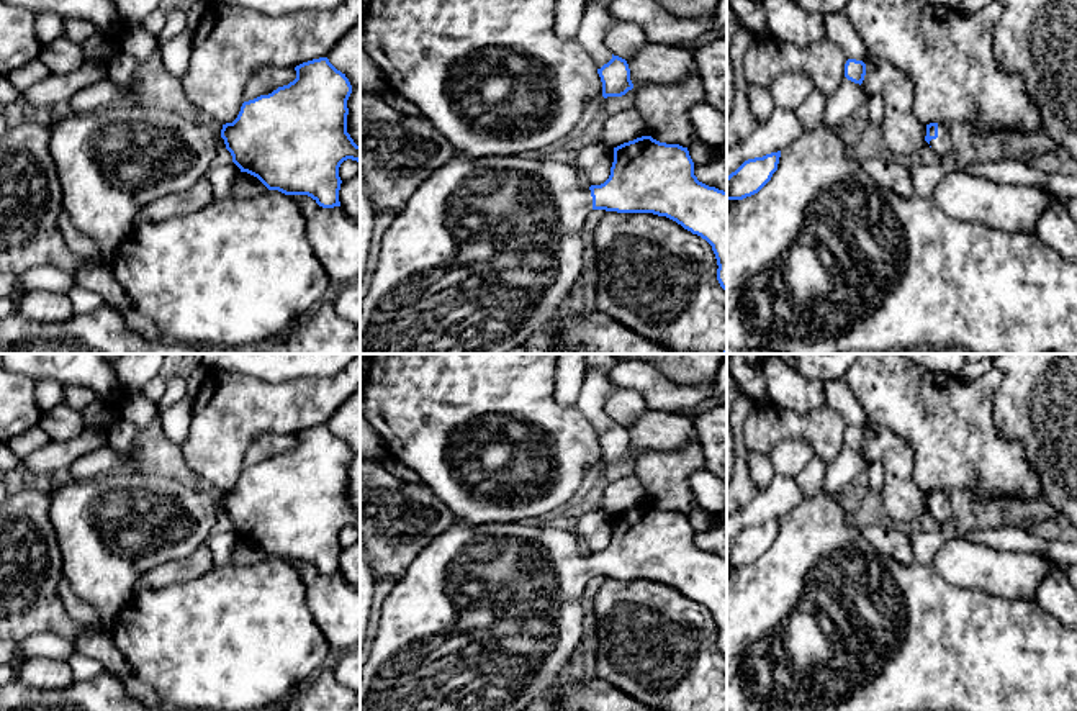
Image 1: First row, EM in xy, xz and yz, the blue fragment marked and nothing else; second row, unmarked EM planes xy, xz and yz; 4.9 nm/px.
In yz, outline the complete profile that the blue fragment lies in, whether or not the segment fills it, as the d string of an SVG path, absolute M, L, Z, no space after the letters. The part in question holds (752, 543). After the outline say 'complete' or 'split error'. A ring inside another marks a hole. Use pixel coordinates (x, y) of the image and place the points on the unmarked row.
M781 518L745 528L727 544L727 567L743 567L758 560L777 537Z; complete

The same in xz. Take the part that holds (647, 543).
M642 503L633 508L614 514L614 529L609 546L601 552L583 555L578 549L578 537L570 529L560 529L550 524L529 526L525 523L494 523L465 526L452 524L444 534L434 537L408 565L404 575L394 583L386 596L380 627L370 649L365 665L360 668L360 711L525 711L534 701L553 700L568 673L571 660L578 654L583 636L581 600L586 583L593 577L606 577L617 580L653 580L666 583L692 601L705 606L717 626L717 647L727 659L727 559L709 554L694 542L694 529L687 514L679 511L666 511Z; split error

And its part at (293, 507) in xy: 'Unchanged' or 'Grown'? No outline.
Grown

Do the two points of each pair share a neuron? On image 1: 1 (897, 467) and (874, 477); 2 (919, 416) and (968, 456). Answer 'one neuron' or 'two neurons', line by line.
1: two neurons
2: one neuron

